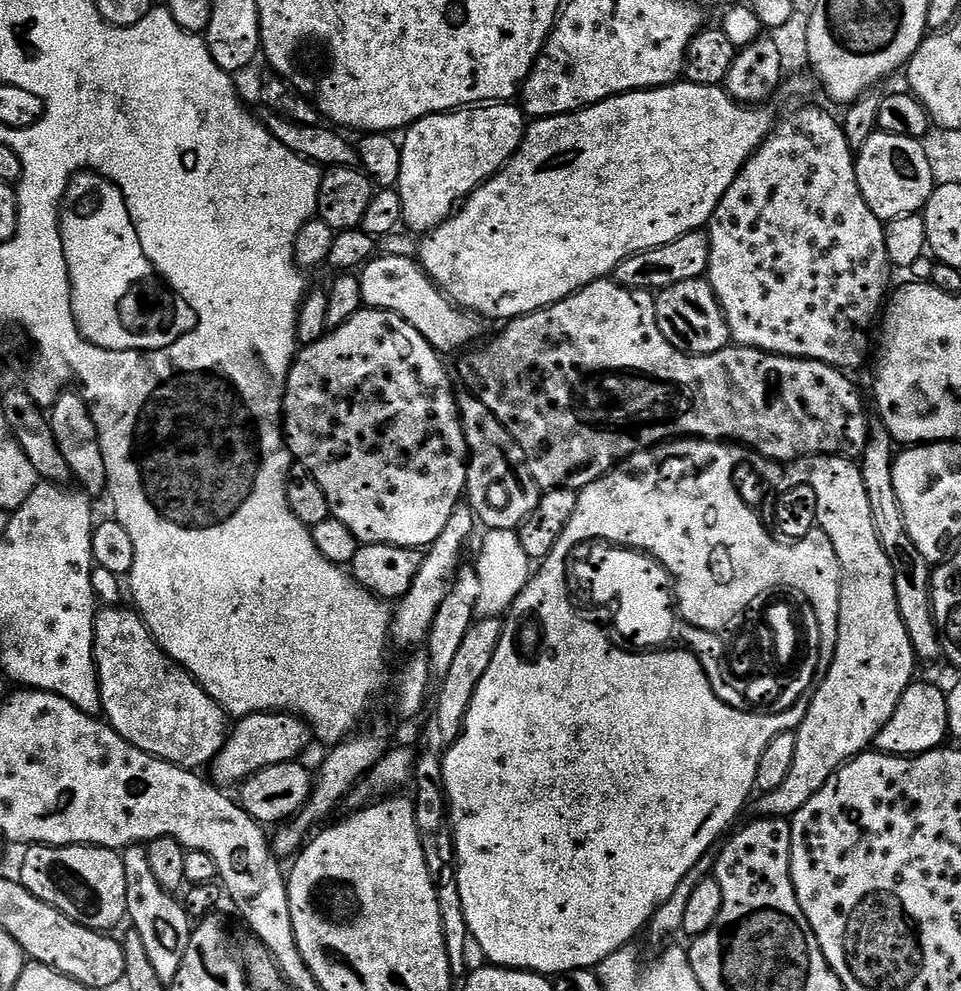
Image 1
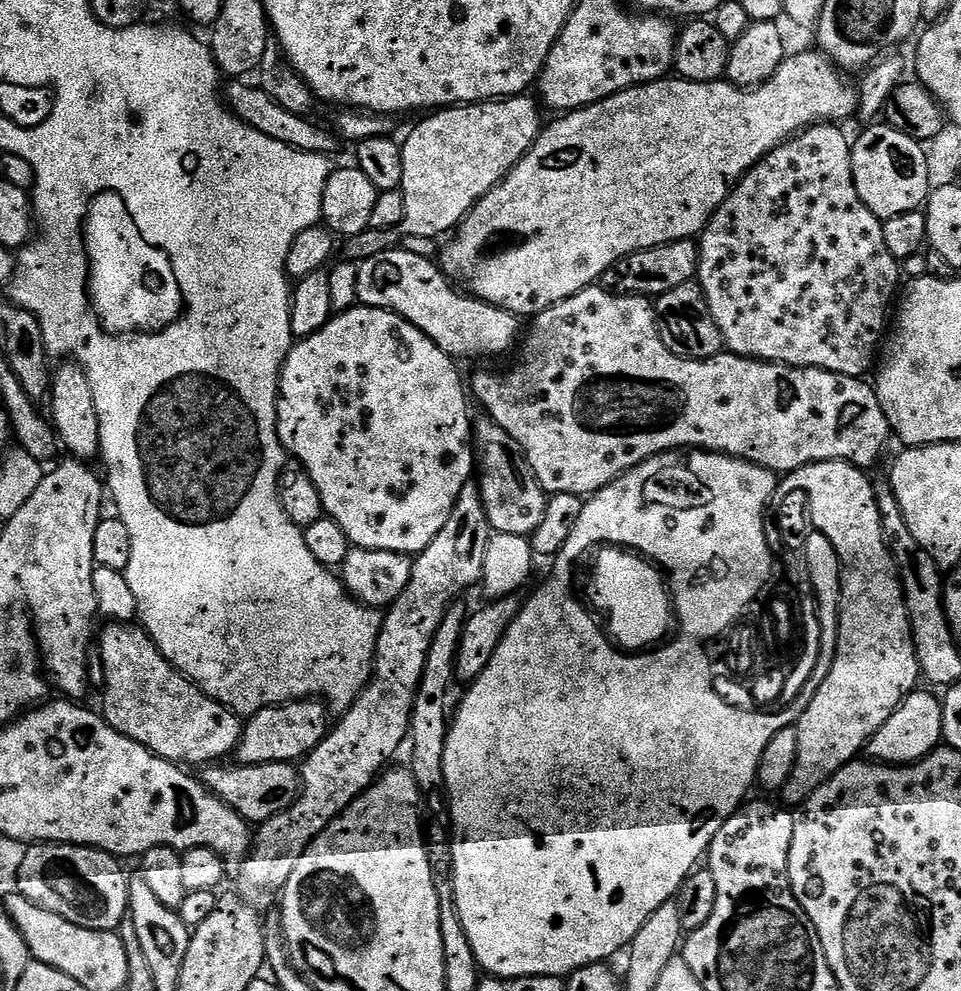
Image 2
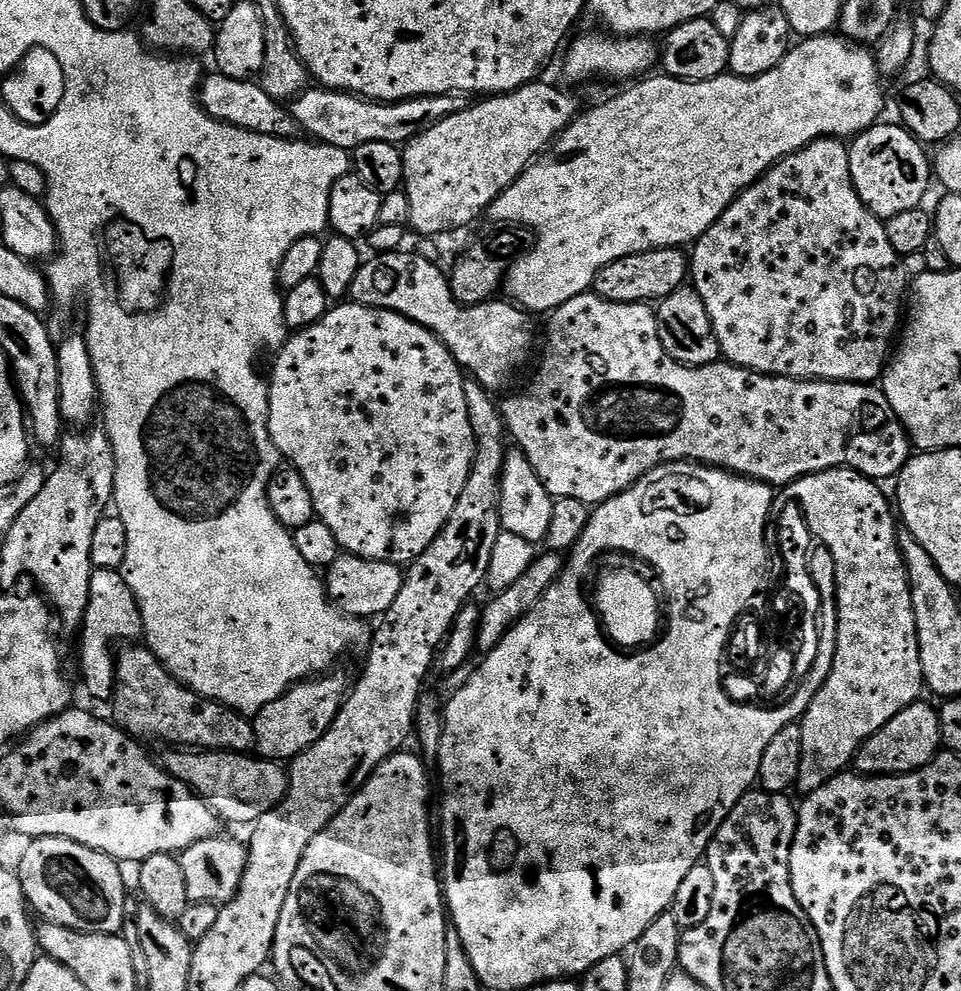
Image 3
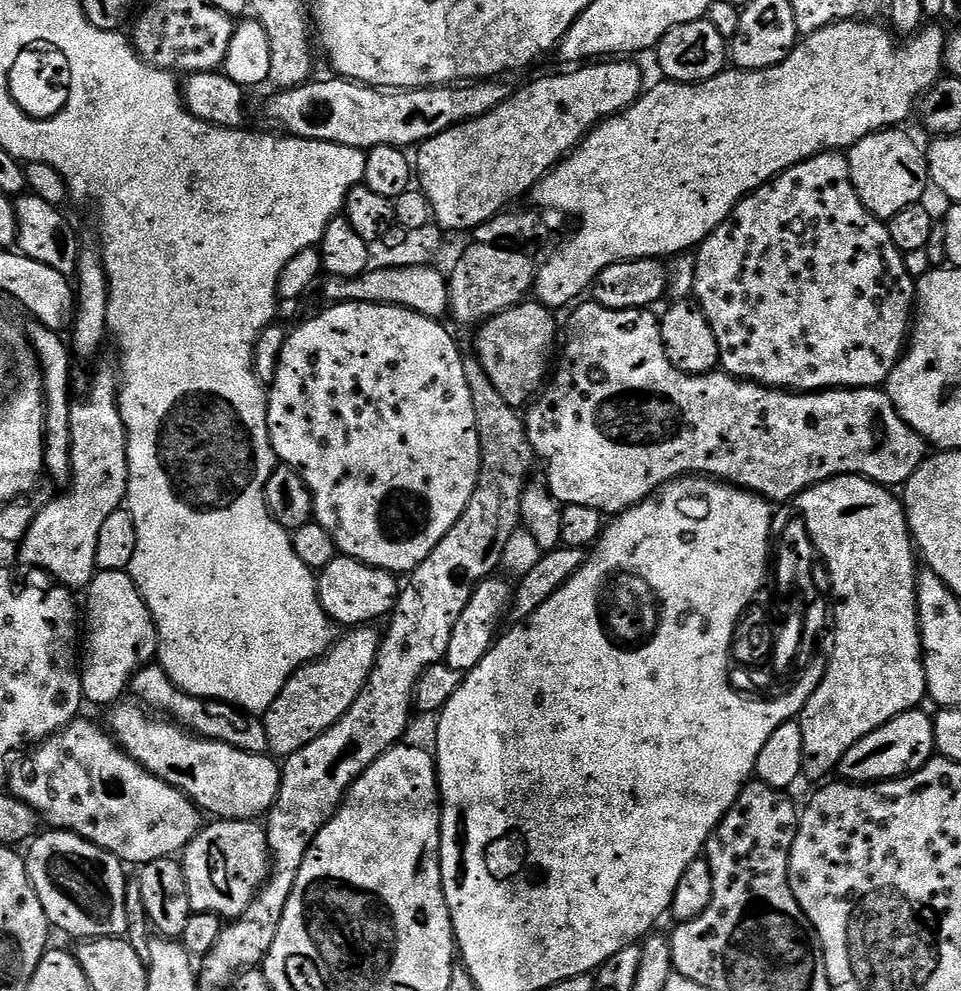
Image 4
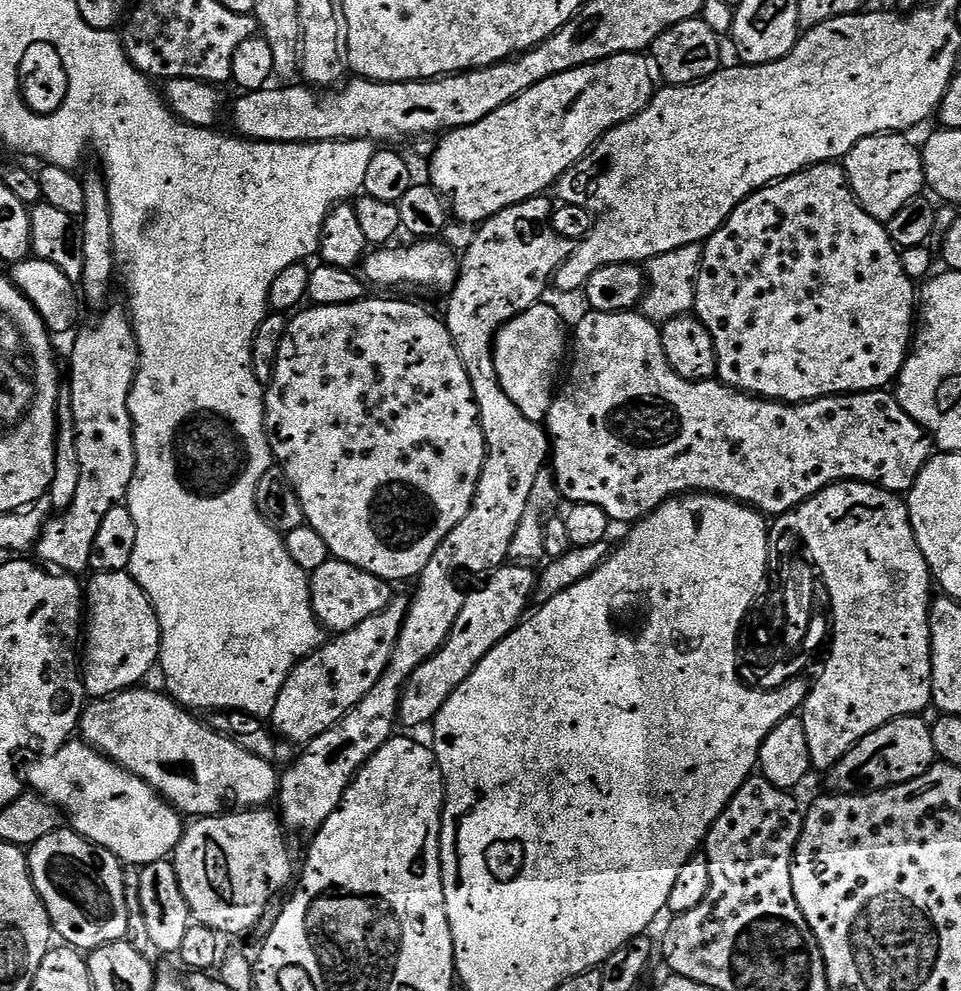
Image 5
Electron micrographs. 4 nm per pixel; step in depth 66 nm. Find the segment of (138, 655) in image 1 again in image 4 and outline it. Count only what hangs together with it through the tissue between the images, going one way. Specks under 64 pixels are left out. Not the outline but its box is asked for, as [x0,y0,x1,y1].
[130,662,268,754]

